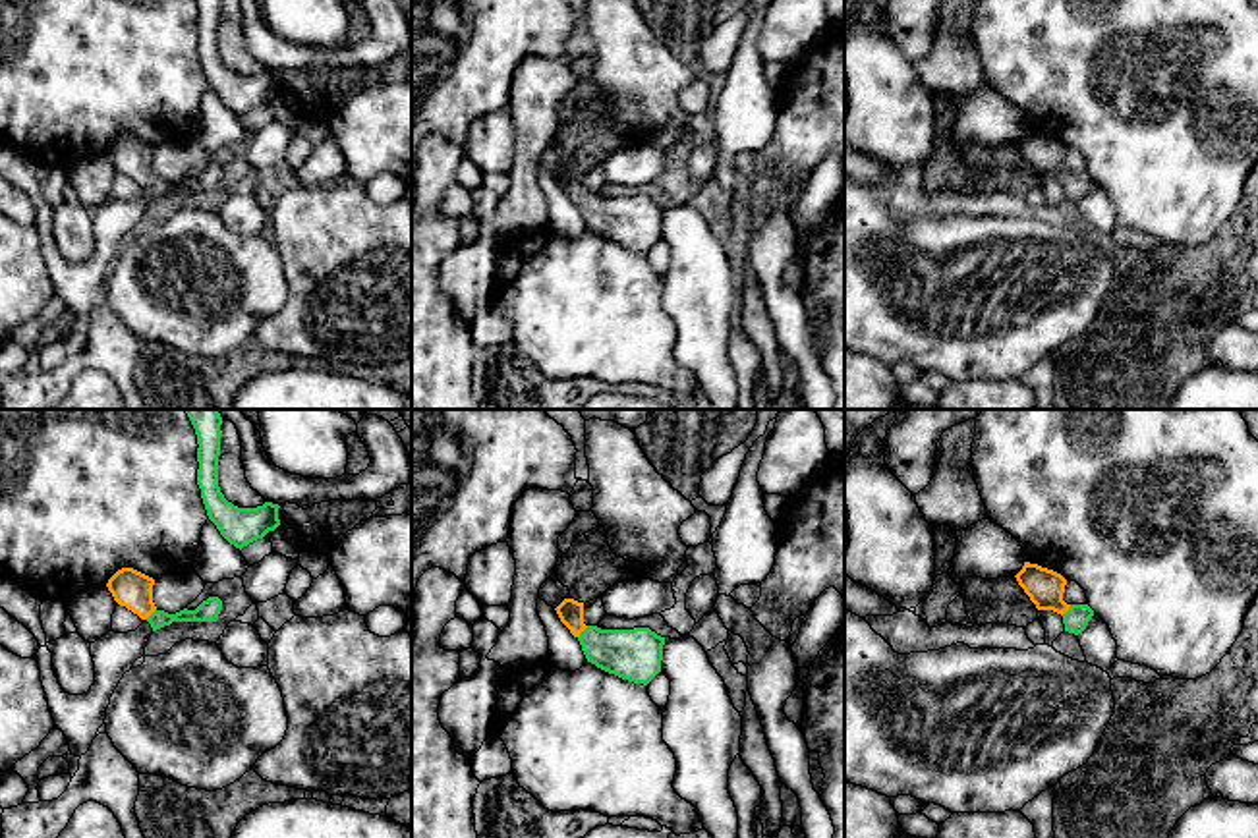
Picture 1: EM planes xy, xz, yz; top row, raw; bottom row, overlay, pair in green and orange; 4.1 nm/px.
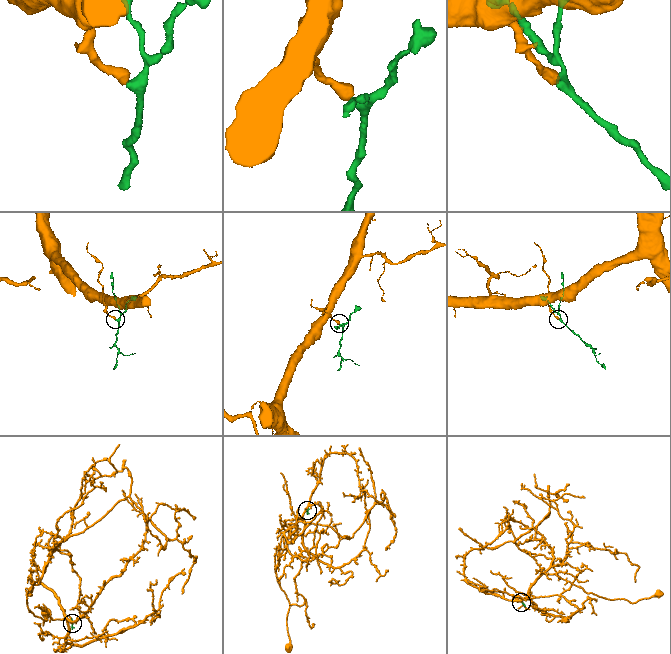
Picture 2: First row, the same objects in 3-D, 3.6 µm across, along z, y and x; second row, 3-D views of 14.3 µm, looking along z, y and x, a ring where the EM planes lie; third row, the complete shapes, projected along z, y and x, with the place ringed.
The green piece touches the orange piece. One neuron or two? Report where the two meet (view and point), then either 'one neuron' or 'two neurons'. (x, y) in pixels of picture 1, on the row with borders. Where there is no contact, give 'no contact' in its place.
contact xz (582, 632); one neuron

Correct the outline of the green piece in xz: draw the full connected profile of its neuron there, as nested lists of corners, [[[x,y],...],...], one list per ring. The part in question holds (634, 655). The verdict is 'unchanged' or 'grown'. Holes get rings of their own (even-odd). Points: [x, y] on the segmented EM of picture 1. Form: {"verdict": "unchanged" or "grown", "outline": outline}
{"verdict": "grown", "outline": [[[564,599],[555,610],[580,641],[587,662],[597,668],[643,685],[661,672],[665,637],[649,628],[601,629],[586,626],[584,602],[574,599]]]}

